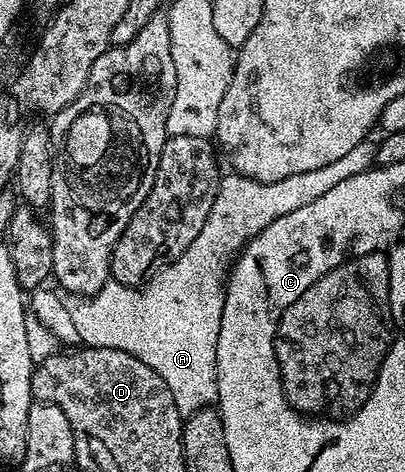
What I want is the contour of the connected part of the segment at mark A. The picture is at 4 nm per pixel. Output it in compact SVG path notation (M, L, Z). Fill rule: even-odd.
M374 139L361 141L341 159L335 159L324 167L316 167L316 171L288 175L288 179L257 181L251 177L244 177L240 173L227 172L221 178L204 227L171 265L165 265L141 288L127 287L111 279L106 281L104 287L100 287L100 291L96 291L93 297L74 299L69 302L72 324L76 327L81 344L91 349L96 347L119 349L125 353L131 353L136 359L152 367L152 371L156 371L162 376L164 383L168 383L168 391L172 391L172 399L176 399L176 407L184 415L213 406L218 399L216 343L220 335L220 319L224 315L226 282L238 254L246 248L249 241L256 235L260 235L260 231L264 231L264 227L268 227L268 223L300 207L305 207L307 203L313 203L315 199L320 199L320 195L336 187L336 183L341 183L344 179L352 179L352 175L360 175L371 168L377 159L378 144L379 142Z

